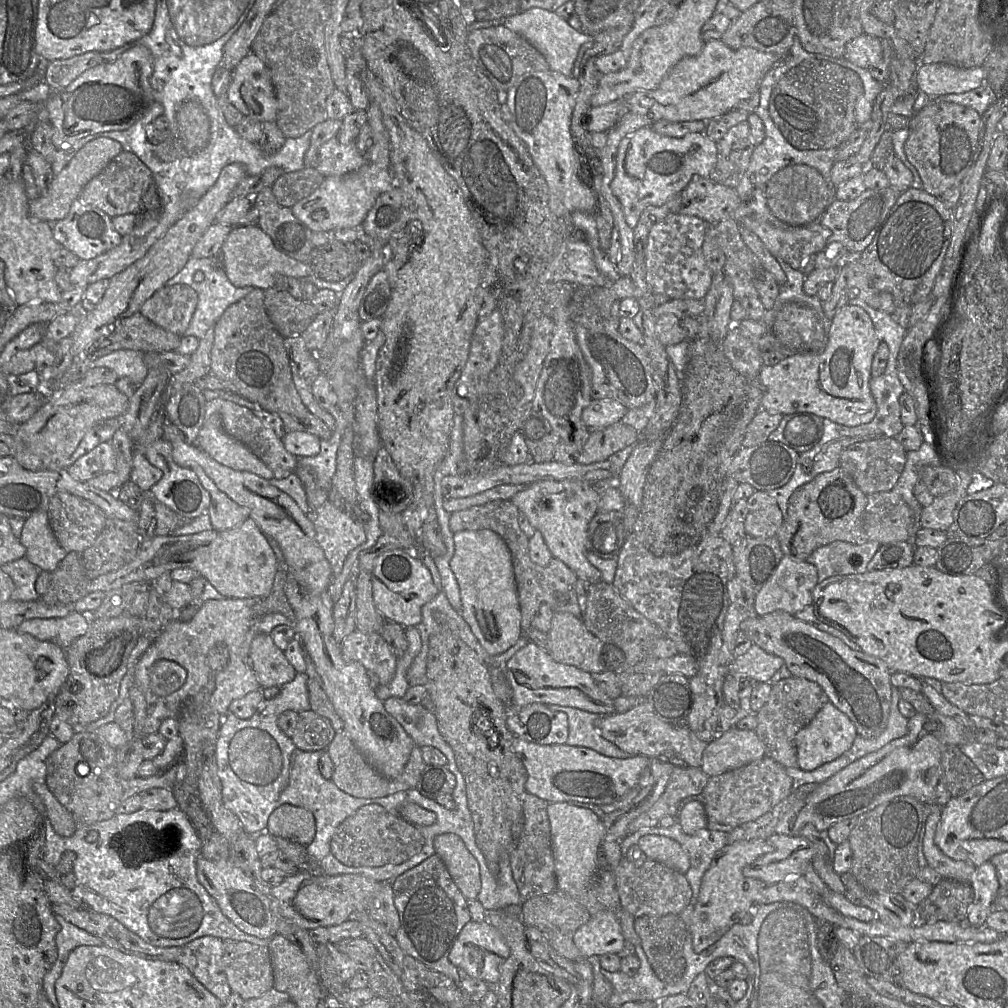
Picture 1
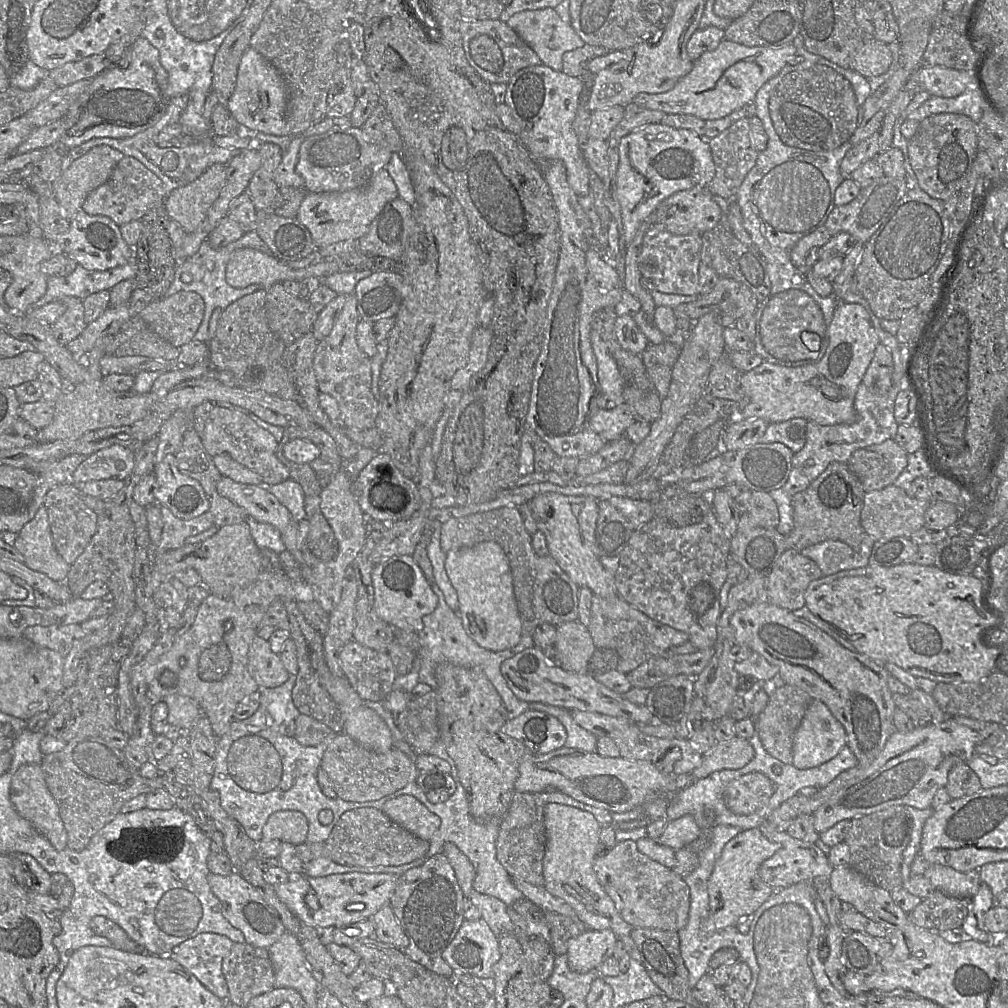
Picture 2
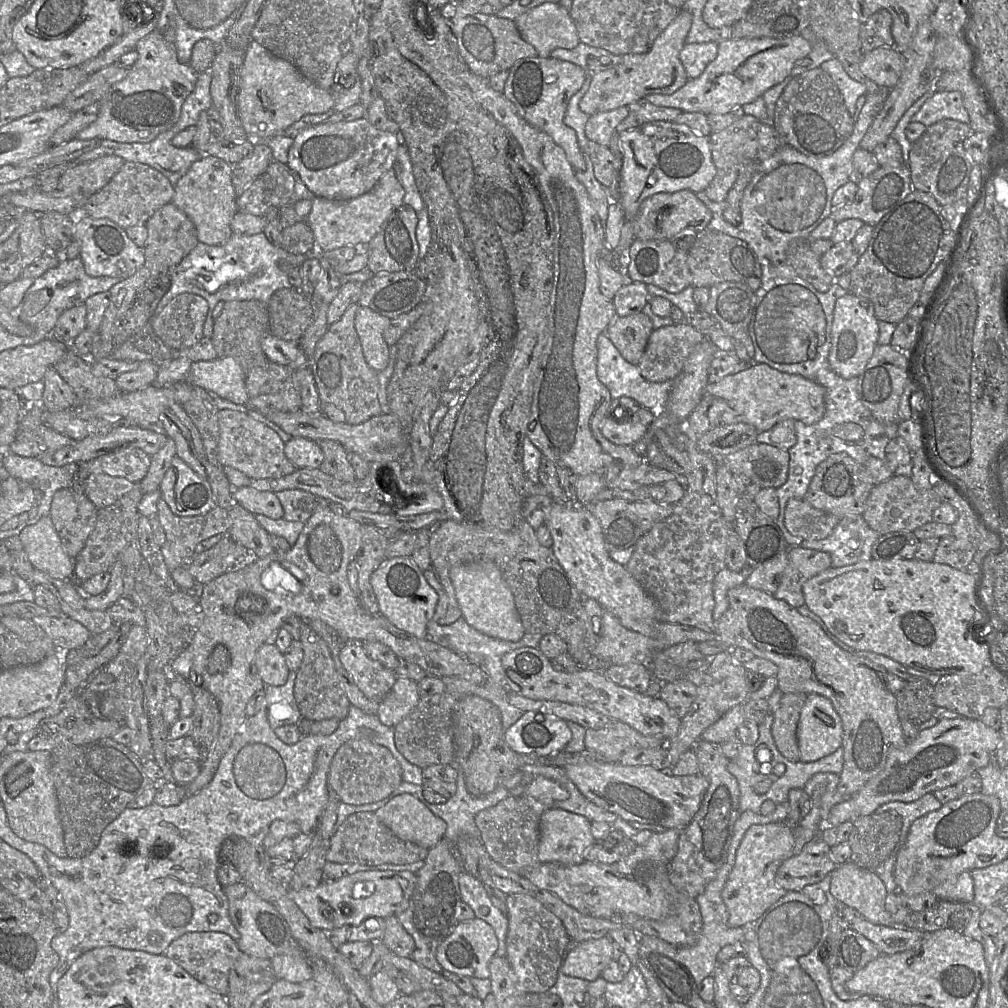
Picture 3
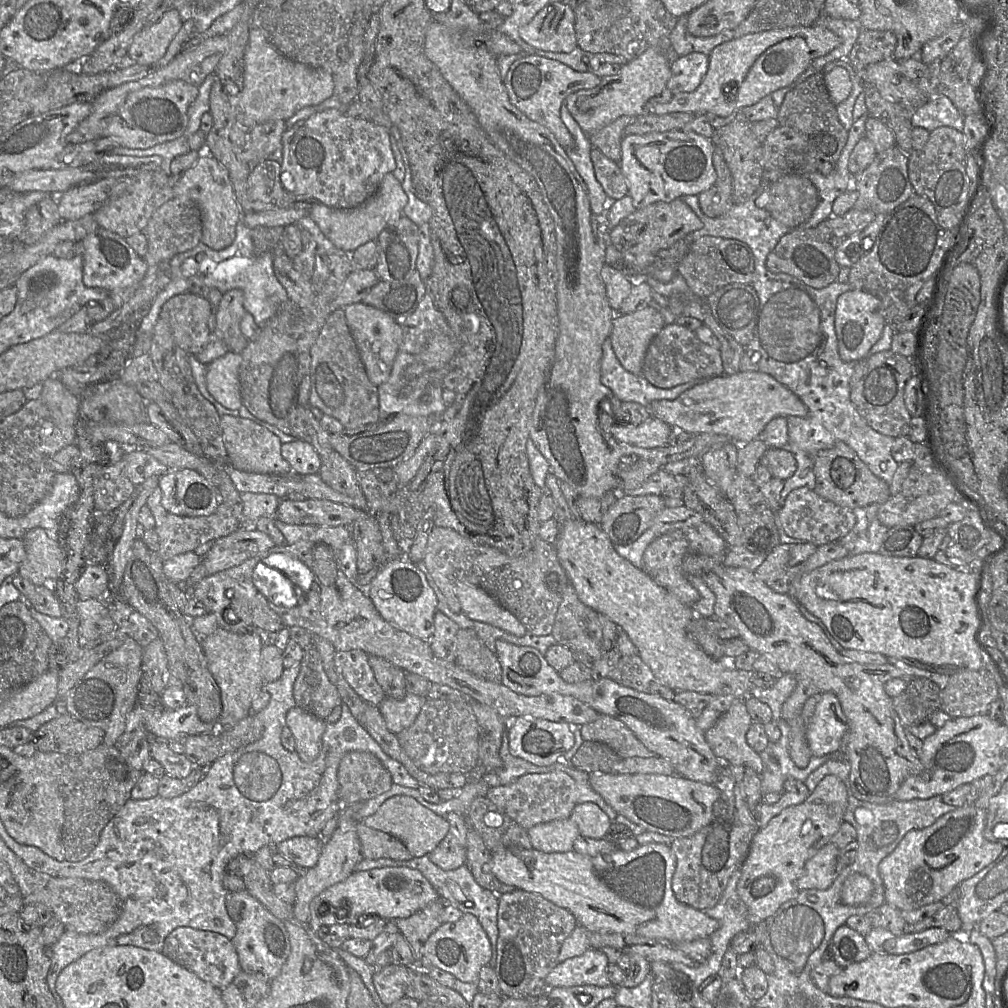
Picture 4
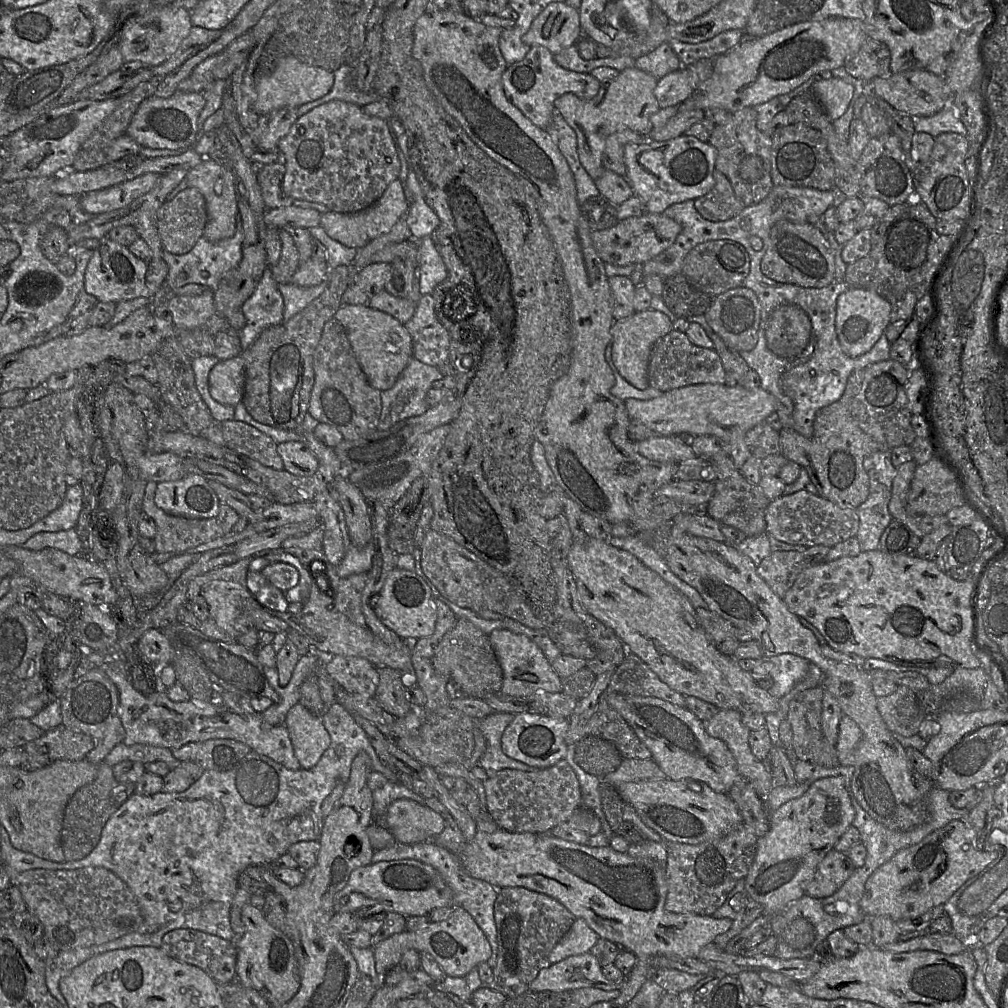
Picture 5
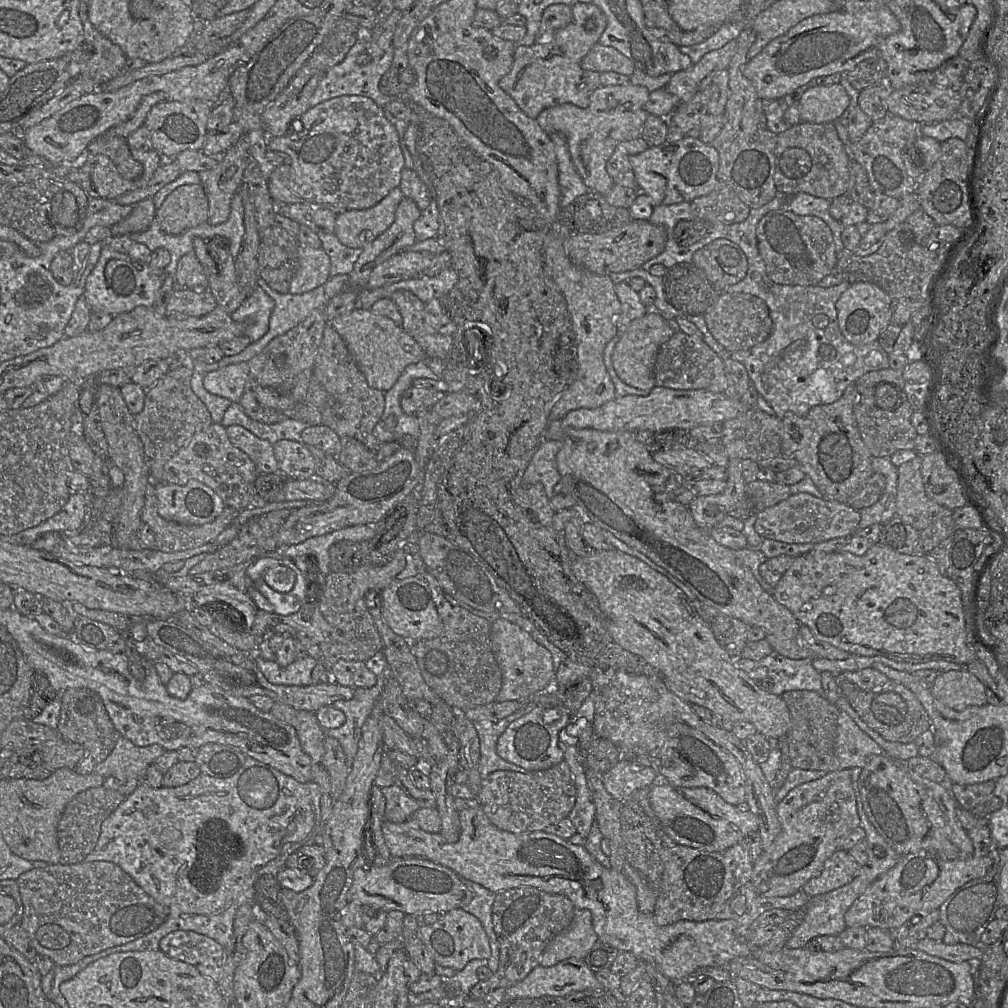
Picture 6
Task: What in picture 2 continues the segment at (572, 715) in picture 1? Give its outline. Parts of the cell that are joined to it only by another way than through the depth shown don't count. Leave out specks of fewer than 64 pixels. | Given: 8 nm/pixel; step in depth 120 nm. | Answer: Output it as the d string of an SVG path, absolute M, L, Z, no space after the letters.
M539 702L529 704L530 709L548 713L556 717L565 727L567 738L564 746L586 752L596 752L597 737L579 726L572 717L571 710Z

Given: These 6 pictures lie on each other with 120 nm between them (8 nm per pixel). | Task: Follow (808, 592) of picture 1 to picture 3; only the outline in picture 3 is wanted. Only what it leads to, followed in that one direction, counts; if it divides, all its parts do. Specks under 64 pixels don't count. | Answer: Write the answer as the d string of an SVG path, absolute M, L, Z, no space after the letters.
M792 546L788 551L788 565L773 596L784 600L794 608L799 608L805 604L803 584L830 567L831 556L829 553Z

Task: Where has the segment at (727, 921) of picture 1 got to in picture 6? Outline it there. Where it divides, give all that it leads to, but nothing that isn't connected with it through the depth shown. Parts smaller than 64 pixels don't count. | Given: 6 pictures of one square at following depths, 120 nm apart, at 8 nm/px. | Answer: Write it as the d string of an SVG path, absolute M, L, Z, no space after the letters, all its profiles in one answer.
M851 769L827 772L819 779L796 786L777 803L777 815L781 831L754 862L750 881L759 894L767 897L790 896L802 889L806 882L820 875L826 860L860 826Z

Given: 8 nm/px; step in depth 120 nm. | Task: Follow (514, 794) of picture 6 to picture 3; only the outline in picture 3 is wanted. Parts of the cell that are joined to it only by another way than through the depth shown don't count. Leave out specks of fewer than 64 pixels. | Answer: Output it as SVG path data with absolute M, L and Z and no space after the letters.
M537 776L524 787L522 797L533 811L537 814L543 814L548 809L553 808L555 802L566 800L569 793L558 782Z

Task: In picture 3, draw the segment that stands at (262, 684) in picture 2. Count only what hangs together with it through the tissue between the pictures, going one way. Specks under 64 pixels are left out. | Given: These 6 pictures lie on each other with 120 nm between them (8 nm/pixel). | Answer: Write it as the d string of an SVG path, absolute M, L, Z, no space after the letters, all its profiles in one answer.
M264 643L255 655L255 666L265 686L281 686L288 678L289 668L284 653L275 644Z

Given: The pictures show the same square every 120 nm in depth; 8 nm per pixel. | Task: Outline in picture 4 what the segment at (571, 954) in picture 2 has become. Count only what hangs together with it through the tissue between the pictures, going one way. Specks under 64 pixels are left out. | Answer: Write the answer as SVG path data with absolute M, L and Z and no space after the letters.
M589 948L582 955L559 962L546 976L547 987L612 985L607 977L609 962L601 949Z

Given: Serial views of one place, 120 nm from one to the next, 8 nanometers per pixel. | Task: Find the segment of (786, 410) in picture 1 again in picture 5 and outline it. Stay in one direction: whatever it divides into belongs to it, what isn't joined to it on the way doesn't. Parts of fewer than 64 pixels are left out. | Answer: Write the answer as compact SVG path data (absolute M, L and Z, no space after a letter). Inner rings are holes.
M850 287L837 298L835 327L843 351L850 357L867 353L890 324L891 304L873 290ZM718 383L692 384L665 391L660 397L650 400L630 398L624 403L630 419L639 420L657 435L670 436L689 433L694 436L713 435L720 438L728 445L728 455L737 469L741 469L745 461L751 456L750 449L745 443L746 433L777 410L777 399L774 395L760 386L746 389L740 384L734 387Z

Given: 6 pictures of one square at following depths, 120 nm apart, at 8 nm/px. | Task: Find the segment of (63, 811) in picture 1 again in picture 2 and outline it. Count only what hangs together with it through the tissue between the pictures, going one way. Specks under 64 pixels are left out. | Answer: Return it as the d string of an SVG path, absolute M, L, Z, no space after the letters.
M25 764L19 767L11 779L10 801L17 813L45 836L56 850L61 851L67 847L67 832L59 807L47 787L40 764Z

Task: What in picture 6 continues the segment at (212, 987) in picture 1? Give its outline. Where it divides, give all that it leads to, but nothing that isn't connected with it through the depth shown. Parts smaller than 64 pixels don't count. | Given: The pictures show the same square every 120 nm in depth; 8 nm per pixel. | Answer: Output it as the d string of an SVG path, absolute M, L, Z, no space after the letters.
M173 931L160 940L160 950L167 956L193 965L202 975L216 984L222 975L224 947L206 935L194 931Z

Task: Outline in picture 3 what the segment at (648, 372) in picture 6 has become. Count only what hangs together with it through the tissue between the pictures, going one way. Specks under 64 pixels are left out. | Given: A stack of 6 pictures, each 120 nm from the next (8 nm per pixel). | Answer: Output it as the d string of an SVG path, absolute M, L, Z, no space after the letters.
M642 311L613 320L606 334L629 363L638 365L654 330L651 319Z

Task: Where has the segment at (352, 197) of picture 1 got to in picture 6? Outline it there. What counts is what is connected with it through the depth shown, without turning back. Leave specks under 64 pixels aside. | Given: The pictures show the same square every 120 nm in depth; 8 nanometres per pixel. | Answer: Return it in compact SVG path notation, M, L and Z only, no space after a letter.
M396 187L370 208L350 209L336 215L335 236L347 247L363 249L391 226L403 198L401 189Z

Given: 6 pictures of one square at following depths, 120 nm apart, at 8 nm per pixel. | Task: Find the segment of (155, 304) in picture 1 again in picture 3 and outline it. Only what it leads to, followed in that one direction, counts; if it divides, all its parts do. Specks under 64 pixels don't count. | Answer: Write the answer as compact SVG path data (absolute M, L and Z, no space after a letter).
M182 293L172 298L162 311L150 320L155 335L173 351L192 347L203 336L207 301L199 295Z

